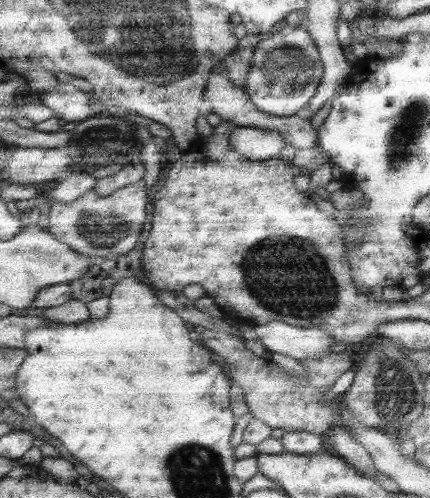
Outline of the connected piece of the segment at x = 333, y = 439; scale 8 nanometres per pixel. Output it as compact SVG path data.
M335 424L329 434L325 436L325 444L327 444L327 452L335 454L337 458L345 460L349 466L353 466L361 476L371 478L371 474L375 474L377 470L373 468L373 460L367 454L367 450L355 442L343 428L339 428L339 424Z

